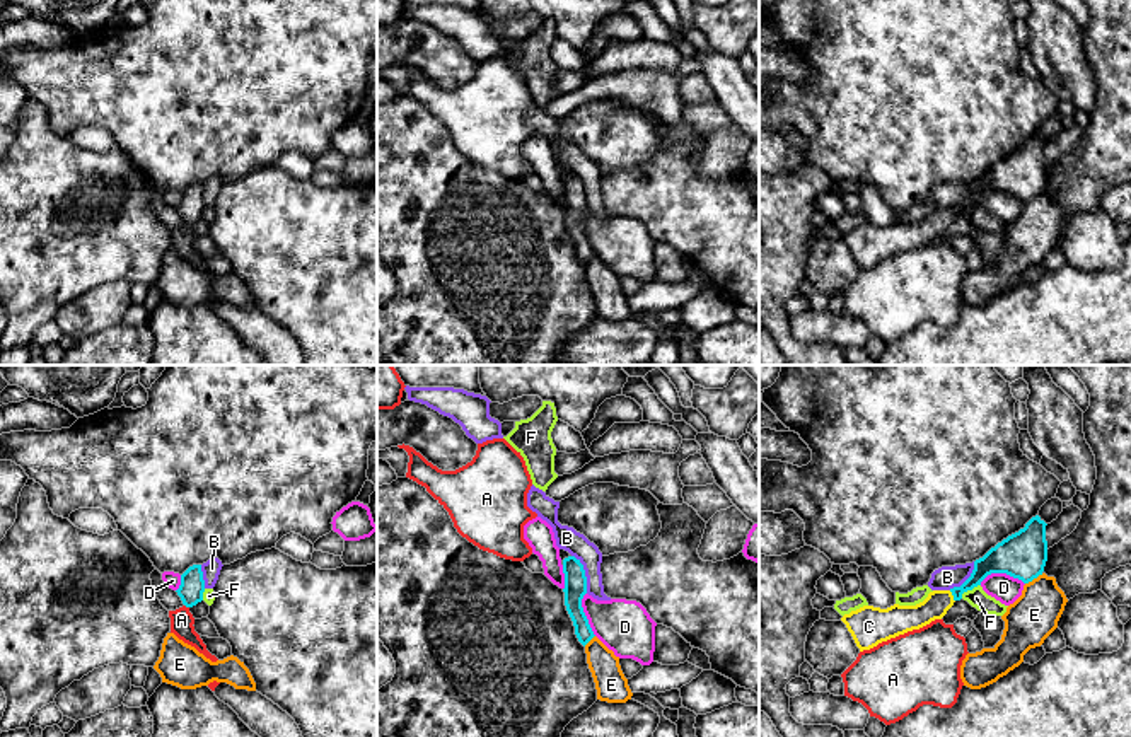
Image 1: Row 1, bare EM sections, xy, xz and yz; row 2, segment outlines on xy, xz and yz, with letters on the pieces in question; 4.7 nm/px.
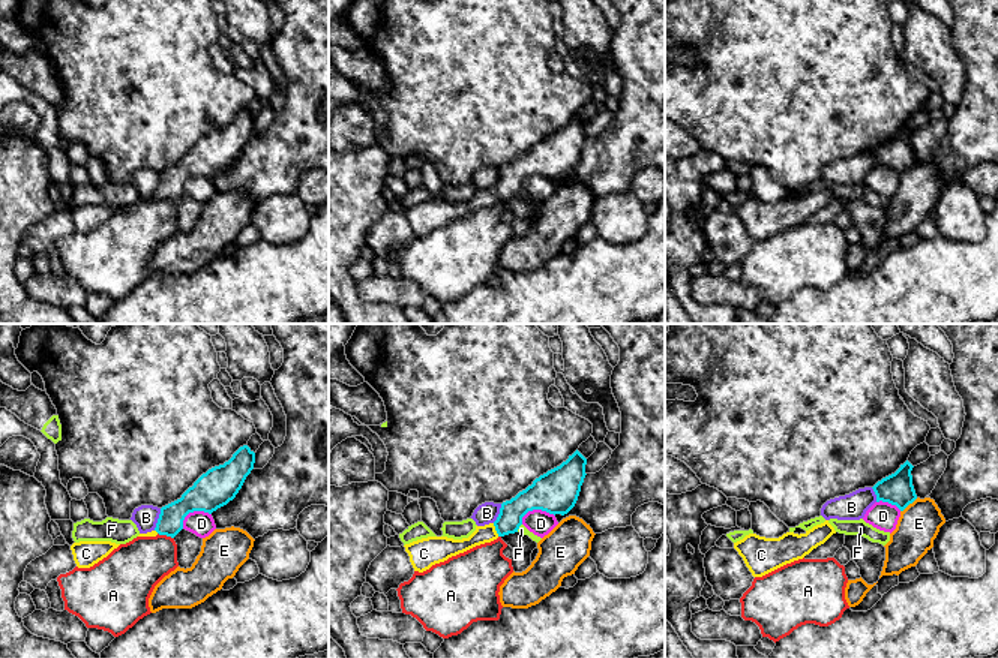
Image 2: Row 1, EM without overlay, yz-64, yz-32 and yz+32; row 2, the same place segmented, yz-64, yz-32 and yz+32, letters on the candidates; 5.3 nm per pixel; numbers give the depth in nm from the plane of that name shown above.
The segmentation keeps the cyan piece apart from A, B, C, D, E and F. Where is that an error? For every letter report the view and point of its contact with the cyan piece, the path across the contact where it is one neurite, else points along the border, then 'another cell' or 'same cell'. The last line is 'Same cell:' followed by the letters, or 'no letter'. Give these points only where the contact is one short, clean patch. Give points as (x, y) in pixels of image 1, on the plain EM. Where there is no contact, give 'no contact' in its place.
A: xy (186, 224) | along xy (185, 222), (188, 226) | another cell
B: xz (584, 191) | along xz (572, 173), (582, 183), (587, 210) | another cell
C: yz (952, 212) | across yz (993, 179), (968, 203), (952, 212), (922, 232), (906, 236) | same cell
D: yz (1002, 190) | along yz (980, 200), (991, 191), (1009, 191), (1024, 202) | another cell
E: yz (1034, 195) | along yz (1043, 191), (1026, 202) | another cell
F: yz (969, 207) | along yz (980, 202), (968, 207), (961, 215) | another cell
Same cell: C

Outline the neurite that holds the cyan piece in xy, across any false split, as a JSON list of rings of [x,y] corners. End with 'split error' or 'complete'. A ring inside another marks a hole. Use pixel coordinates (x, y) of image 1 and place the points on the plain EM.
[[[193,183],[181,193],[181,203],[176,210],[186,225],[203,218],[205,198],[201,183]]]; complete

